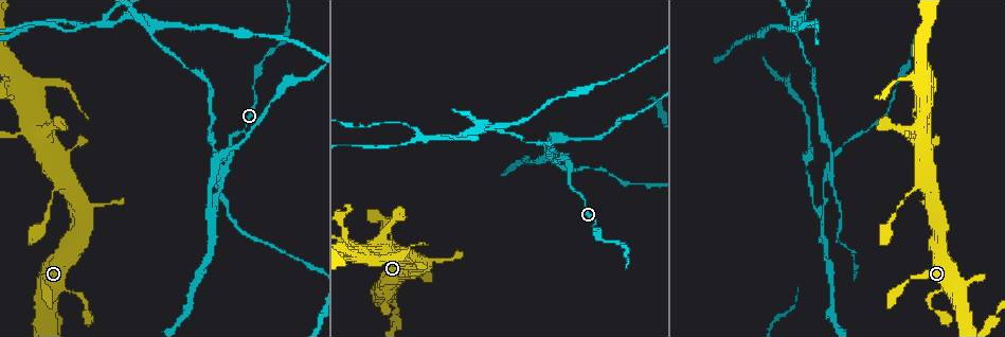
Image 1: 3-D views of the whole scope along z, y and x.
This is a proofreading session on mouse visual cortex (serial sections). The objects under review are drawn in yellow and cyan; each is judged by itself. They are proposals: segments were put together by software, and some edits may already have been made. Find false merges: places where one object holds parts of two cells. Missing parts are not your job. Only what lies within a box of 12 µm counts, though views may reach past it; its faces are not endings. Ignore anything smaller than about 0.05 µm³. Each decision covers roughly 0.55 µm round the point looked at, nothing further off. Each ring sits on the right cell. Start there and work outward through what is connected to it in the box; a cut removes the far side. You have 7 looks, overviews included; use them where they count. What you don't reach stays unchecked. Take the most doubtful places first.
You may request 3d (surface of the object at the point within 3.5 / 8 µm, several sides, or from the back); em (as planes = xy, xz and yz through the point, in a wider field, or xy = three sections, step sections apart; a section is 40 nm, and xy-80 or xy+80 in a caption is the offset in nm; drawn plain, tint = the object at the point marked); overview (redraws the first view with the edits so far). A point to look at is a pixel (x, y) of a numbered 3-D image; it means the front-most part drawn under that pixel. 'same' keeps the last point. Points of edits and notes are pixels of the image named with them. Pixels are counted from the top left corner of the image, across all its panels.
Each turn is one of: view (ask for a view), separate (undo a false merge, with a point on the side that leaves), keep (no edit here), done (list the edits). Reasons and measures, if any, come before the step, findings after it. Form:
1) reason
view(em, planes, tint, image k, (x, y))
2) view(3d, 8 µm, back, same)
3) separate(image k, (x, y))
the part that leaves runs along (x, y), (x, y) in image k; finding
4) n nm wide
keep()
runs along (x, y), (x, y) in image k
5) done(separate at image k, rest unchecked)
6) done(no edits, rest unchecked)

four arms meet
view(3d, 3.5 µm, image 1, (228, 165))

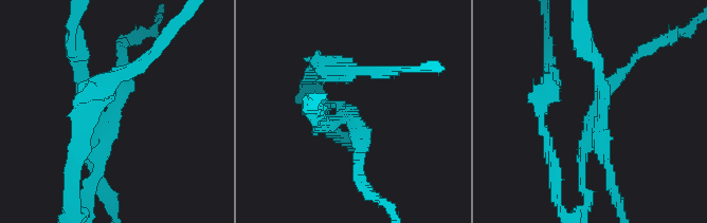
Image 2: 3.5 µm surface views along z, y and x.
shape alone is not enough
view(em, xy, step 5, tint, image 2, (113, 106))

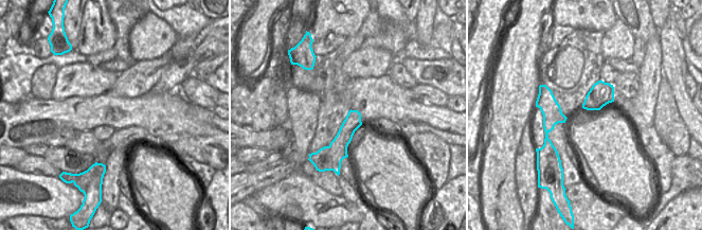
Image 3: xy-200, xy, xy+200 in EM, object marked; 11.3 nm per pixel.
separate(image 2, (103, 190))
a second cell is stuck on

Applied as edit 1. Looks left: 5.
view(overview)

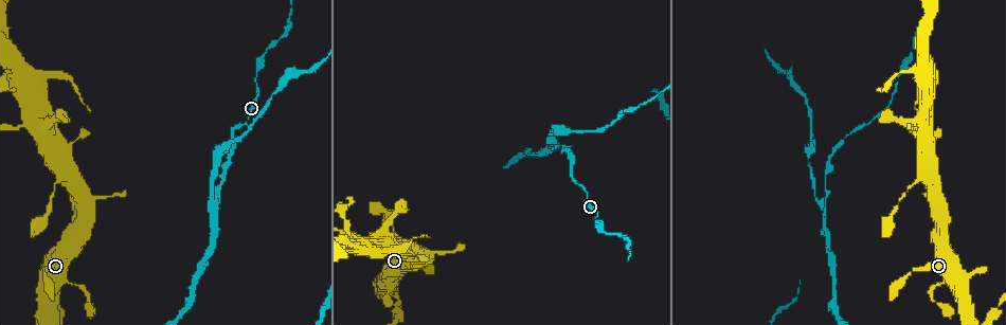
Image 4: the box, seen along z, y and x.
view(3d, 3.5 µm, image 4, (61, 176))

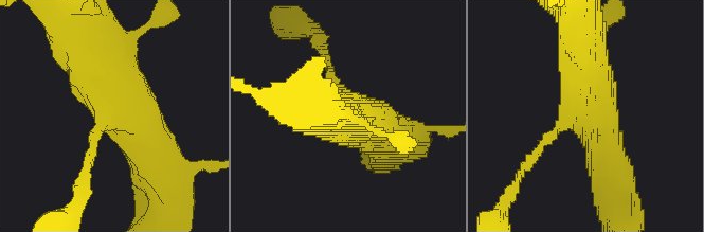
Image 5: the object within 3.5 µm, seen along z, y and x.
view(em, xy, step 5, tint, image 5, (109, 110))

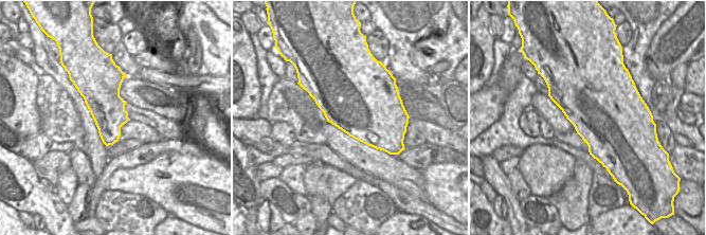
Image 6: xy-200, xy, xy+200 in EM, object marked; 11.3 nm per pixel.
keep()
runs along (154, 157), (150, 138), (78, 39) in image 5; one cell here

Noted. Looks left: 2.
done(separate at image 2, rest unchecked)

